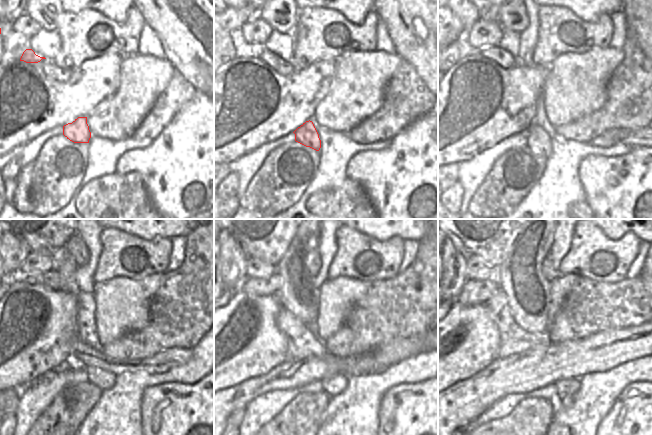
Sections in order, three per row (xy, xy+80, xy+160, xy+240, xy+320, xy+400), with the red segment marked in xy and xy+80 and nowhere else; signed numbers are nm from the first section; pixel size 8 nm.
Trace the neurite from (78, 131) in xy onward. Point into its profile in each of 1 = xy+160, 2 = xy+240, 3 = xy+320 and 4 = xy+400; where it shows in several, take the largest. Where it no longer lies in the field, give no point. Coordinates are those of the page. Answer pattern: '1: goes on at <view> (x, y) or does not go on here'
1: goes on at xy+160 (538, 140)
2: goes on at xy+240 (103, 379)
3: goes on at xy+320 (334, 385)
4: goes on at xy+400 (566, 387)

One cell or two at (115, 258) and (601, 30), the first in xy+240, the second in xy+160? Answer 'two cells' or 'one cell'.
one cell

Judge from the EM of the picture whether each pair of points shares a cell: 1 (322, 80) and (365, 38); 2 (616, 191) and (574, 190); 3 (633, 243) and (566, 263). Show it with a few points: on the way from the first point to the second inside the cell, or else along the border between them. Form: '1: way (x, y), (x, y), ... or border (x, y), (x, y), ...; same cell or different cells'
1: border (332, 58), (318, 60), (309, 65); different cells
2: border (578, 167), (578, 179), (582, 186), (585, 200); different cells
3: way (616, 247), (600, 247), (583, 258); same cell

